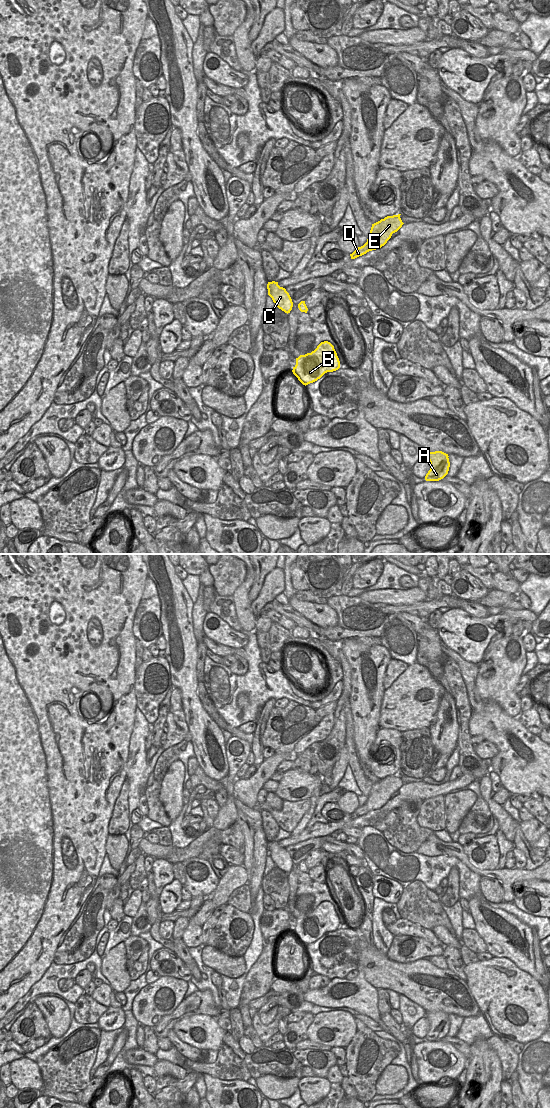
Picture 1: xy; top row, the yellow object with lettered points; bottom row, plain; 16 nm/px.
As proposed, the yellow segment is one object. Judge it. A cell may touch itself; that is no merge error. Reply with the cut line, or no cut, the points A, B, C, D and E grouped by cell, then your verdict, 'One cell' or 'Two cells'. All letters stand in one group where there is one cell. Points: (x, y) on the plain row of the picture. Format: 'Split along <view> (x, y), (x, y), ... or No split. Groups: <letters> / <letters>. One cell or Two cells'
No split. Groups: A B C D E. One cell

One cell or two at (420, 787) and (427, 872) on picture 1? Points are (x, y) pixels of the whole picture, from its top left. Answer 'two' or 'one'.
two

